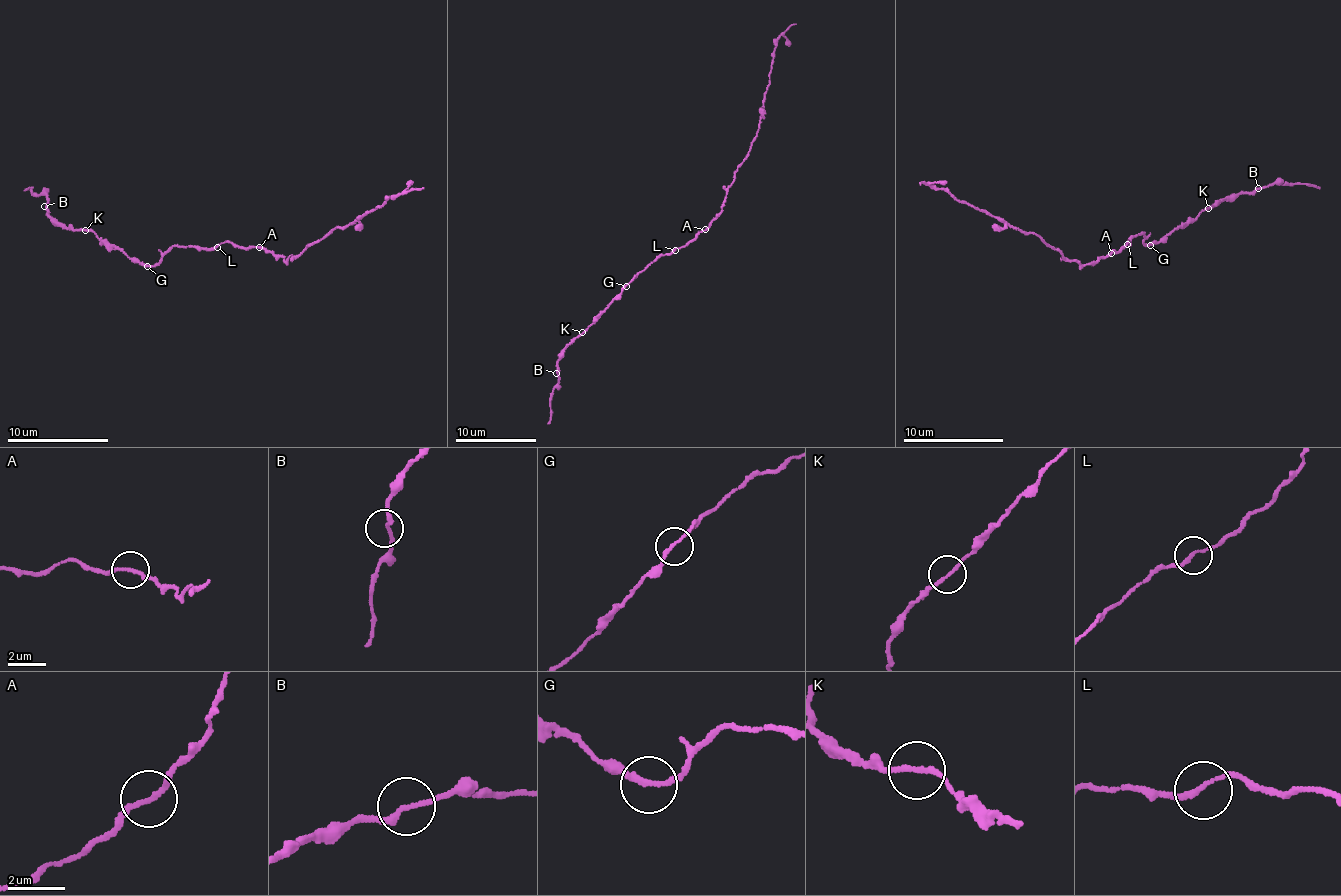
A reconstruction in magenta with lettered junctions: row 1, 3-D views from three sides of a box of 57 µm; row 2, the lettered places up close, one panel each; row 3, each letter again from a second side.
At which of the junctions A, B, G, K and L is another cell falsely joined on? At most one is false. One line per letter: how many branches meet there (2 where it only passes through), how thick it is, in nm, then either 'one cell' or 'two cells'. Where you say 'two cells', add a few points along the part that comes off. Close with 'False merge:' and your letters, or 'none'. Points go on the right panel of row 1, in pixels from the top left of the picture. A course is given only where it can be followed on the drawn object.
A: 2 | 170 nm | two cells | (1110, 252), (1090, 263), (1069, 260), (1032, 233), (1014, 229), (1002, 219), (920, 184)
B: 2 | 200 nm | one cell
G: 2 | 180 nm | one cell
K: 2 | 170 nm | one cell
L: 2 | 170 nm | one cell
False merge: A

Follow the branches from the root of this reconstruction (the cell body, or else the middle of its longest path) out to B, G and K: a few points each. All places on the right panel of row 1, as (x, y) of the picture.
B: (1122, 248), (1137, 233), (1144, 232), (1149, 245), (1195, 221), (1211, 204), (1258, 188)
G: (1122, 248), (1127, 240), (1131, 243), (1129, 238), (1144, 232), (1144, 242), (1150, 245)
K: (1122, 248), (1137, 233), (1144, 232), (1144, 242), (1149, 245), (1162, 239), (1175, 229), (1195, 221), (1208, 208)

